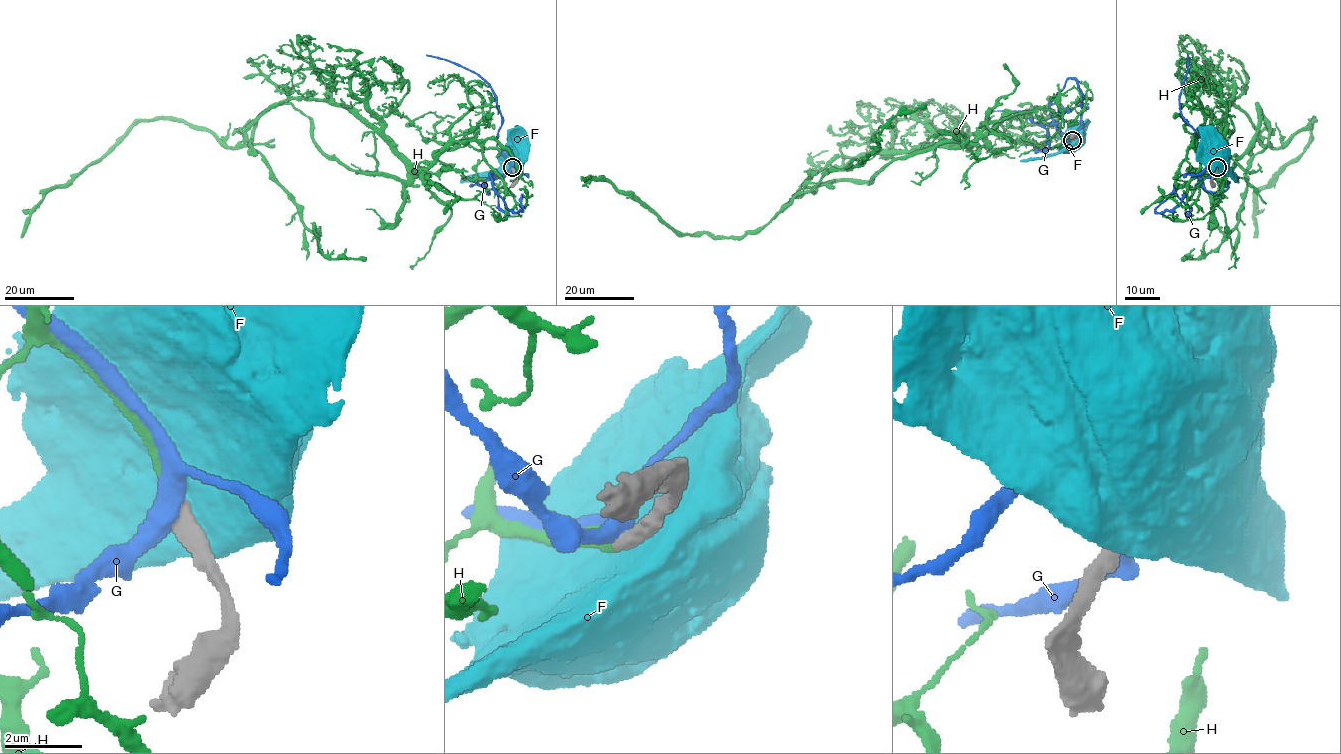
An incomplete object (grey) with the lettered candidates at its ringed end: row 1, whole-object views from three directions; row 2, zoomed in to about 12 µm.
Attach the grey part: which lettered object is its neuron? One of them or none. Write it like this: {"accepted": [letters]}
{"accepted": ["H"]}

